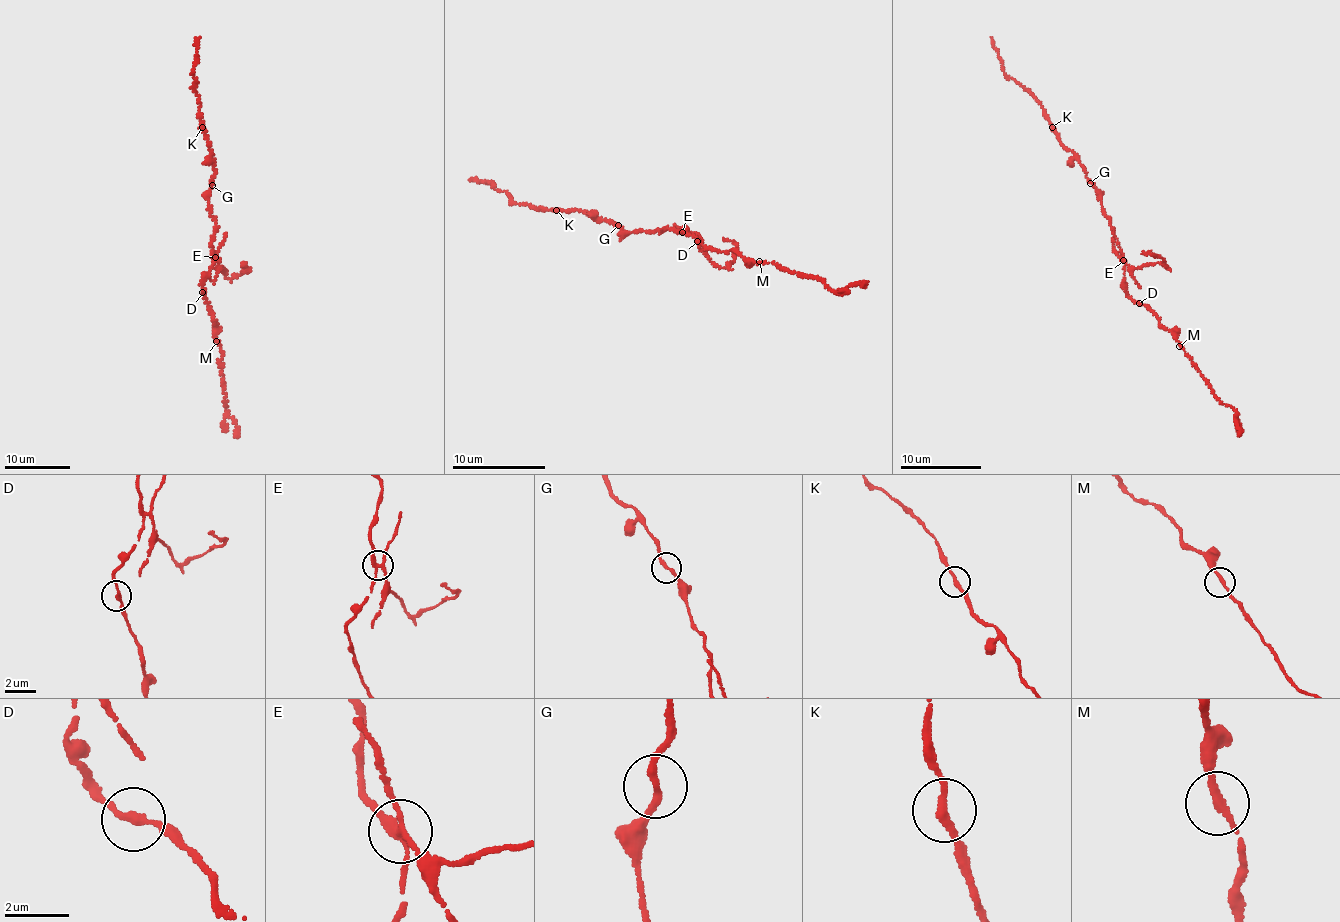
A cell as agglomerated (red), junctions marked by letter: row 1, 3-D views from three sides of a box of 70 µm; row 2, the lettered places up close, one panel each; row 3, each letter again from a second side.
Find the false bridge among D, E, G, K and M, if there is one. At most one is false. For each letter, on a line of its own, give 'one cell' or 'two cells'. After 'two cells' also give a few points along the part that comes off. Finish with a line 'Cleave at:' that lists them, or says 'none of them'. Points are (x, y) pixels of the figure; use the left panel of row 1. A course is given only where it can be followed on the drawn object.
D: one cell
E: two cells; foreign part runs (214, 257), (228, 277), (246, 271), (242, 265)
G: one cell
K: one cell
M: one cell
Cleave at: E

